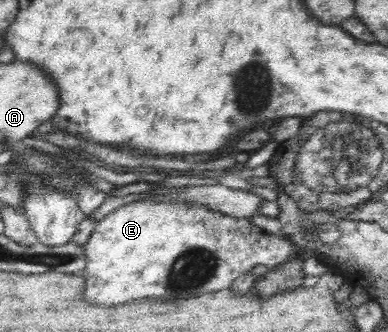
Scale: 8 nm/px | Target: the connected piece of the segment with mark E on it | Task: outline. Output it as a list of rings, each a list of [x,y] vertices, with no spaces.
[[[132,202],[120,206],[94,225],[88,241],[82,245],[84,252],[82,297],[88,303],[102,307],[116,307],[138,299],[164,299],[178,301],[198,297],[210,291],[228,289],[240,275],[251,272],[257,265],[273,270],[297,255],[288,240],[263,232],[248,218],[230,216],[208,210],[202,206],[179,204],[152,204]]]

